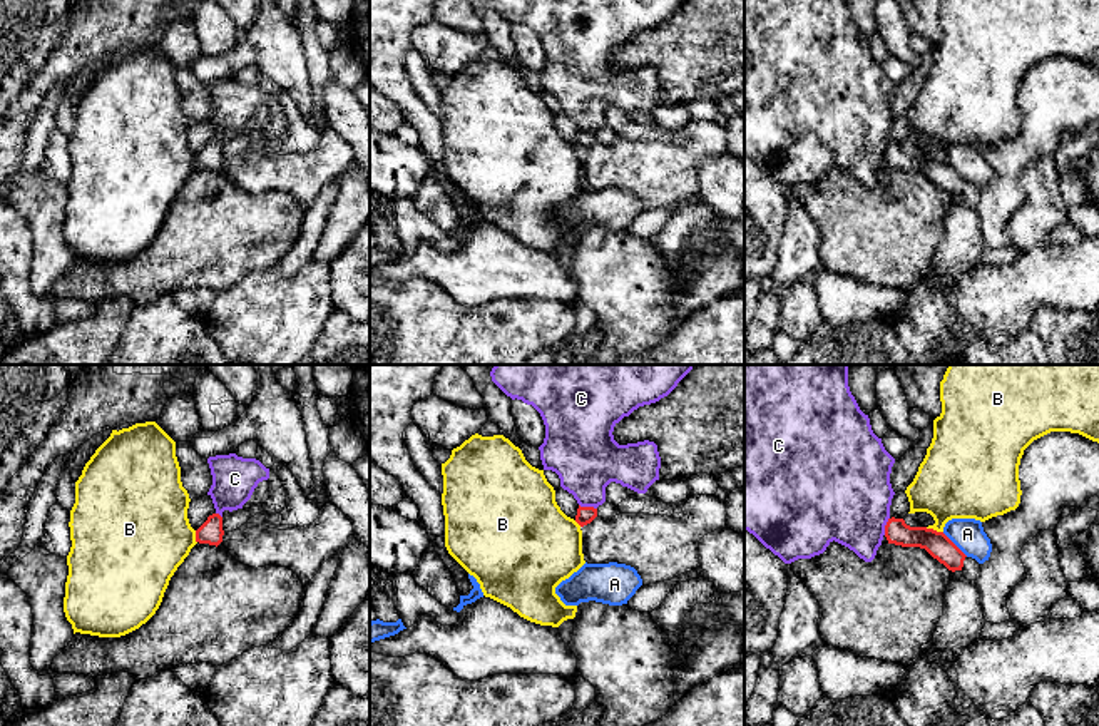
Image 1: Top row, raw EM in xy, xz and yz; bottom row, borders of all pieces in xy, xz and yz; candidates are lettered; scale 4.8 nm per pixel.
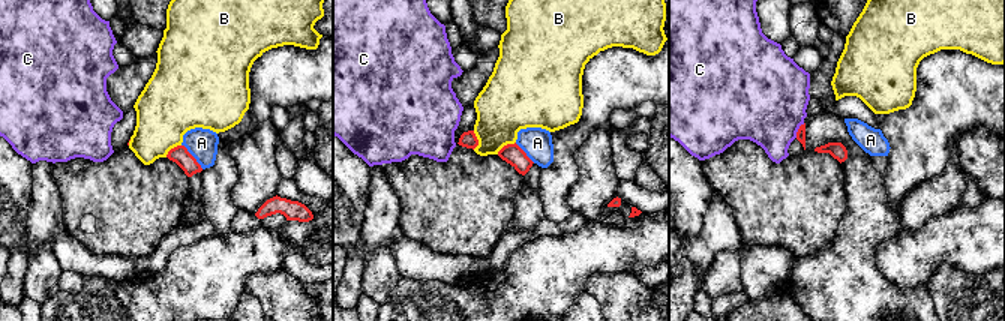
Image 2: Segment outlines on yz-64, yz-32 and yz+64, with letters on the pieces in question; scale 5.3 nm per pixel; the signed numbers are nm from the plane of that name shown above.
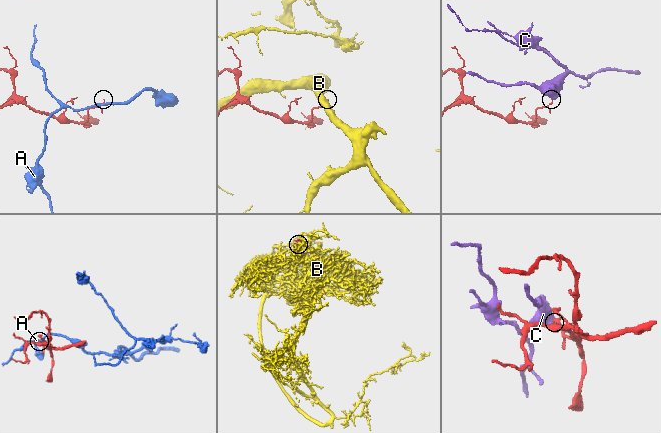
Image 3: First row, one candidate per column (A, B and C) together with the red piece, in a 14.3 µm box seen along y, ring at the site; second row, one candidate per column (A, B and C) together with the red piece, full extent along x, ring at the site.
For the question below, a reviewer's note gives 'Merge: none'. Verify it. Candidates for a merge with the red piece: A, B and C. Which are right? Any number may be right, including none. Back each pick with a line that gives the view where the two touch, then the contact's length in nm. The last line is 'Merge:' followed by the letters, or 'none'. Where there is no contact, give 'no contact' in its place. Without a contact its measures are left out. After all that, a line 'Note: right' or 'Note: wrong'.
Merge: none
Note: right

